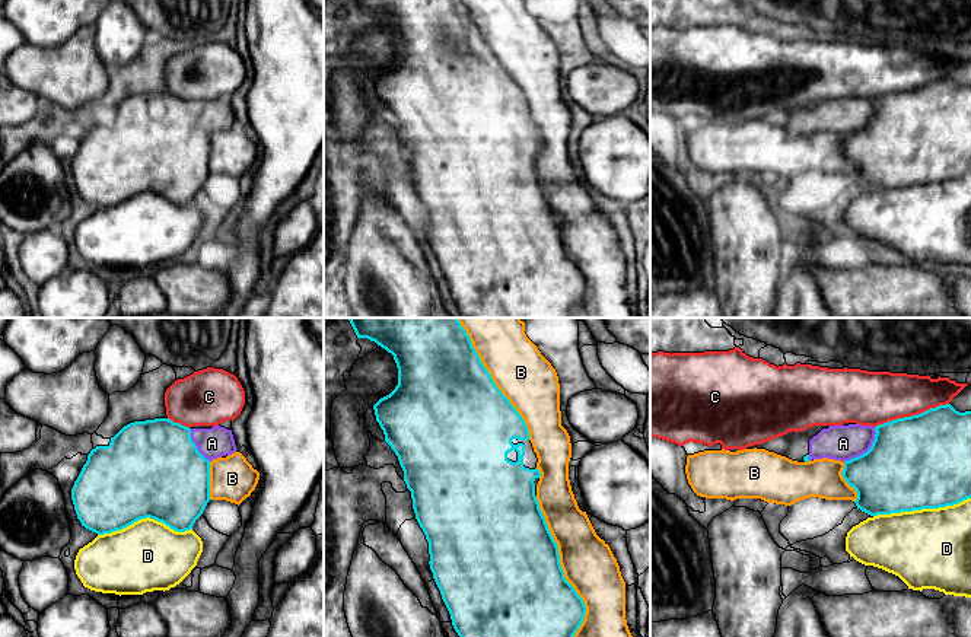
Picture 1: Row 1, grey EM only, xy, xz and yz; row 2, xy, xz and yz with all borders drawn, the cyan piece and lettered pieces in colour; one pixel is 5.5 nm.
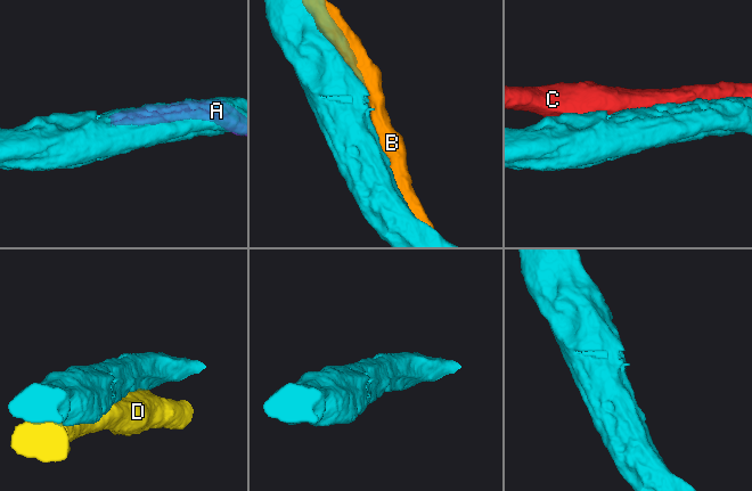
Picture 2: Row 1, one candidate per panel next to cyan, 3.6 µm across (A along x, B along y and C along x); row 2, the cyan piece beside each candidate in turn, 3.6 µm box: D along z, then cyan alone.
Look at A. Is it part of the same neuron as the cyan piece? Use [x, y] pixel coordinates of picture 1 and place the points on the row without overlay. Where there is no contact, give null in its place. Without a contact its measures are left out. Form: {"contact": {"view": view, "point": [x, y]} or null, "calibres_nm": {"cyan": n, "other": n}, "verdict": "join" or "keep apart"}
{"contact": {"view": "yz", "point": [868, 124]}, "calibres_nm": {"cyan": 480, "other": 190}, "verdict": "join"}

